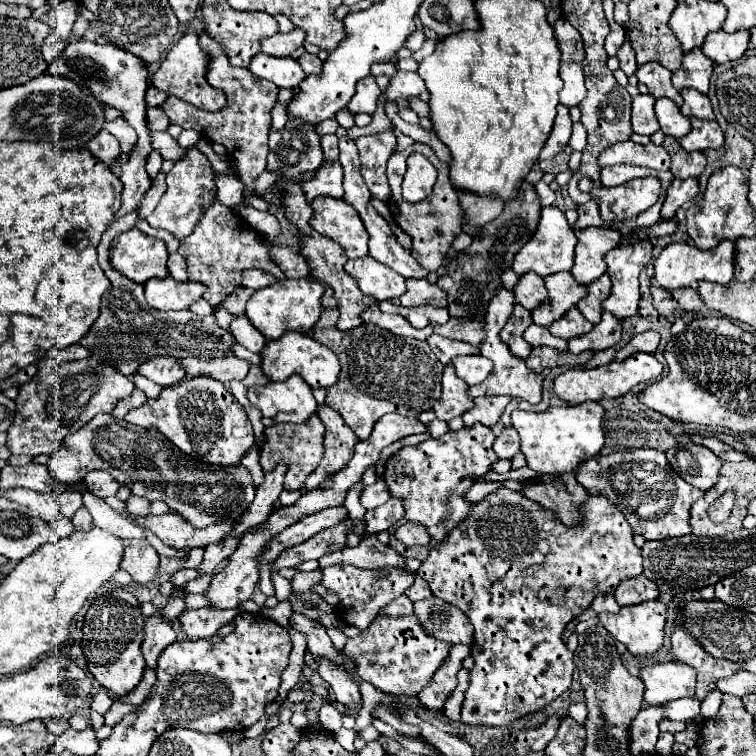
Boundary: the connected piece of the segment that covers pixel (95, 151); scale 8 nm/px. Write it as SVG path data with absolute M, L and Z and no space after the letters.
M106 129L98 131L98 135L92 137L86 147L92 151L92 155L96 155L98 161L104 161L106 165L112 165L112 161L120 155L116 137L112 137L112 133L108 133Z

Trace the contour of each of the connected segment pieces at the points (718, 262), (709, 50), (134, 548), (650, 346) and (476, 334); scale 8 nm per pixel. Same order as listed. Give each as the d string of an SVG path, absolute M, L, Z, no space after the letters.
M722 241L716 249L700 251L698 247L690 243L670 243L662 249L660 257L654 261L654 277L660 283L660 287L674 291L680 287L690 287L696 281L714 281L728 285L734 279L734 243Z
M716 31L706 37L702 51L714 63L730 63L730 61L738 61L746 53L748 43L750 43L748 31L736 31L732 35L724 31Z
M124 541L124 555L120 567L132 575L136 583L148 583L156 577L158 553L148 541Z
M648 331L648 333L640 333L640 335L632 337L632 341L630 341L628 345L624 345L622 349L618 349L616 359L624 361L624 359L628 359L630 355L634 355L634 353L638 353L638 351L654 353L656 347L658 347L658 343L660 343L660 335L658 335L658 333L652 333L652 331Z
M450 319L444 325L434 323L434 333L450 337L450 339L458 339L458 341L466 341L472 345L480 345L480 341L484 339L484 331L482 331L482 321L470 321L470 319Z

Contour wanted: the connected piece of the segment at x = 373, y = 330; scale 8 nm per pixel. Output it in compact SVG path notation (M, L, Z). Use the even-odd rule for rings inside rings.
M324 309L312 337L332 349L340 359L342 371L336 385L326 389L326 403L344 417L360 441L370 437L376 421L386 413L418 417L422 411L432 409L442 393L444 365L426 343L398 337L372 323L340 331L334 327L336 319L338 309Z

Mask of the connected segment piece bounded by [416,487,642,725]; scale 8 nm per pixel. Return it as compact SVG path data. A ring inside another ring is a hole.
M506 487L498 489L496 493L488 495L484 501L476 503L470 511L470 515L456 527L452 529L452 533L448 535L448 541L440 547L440 549L432 549L428 559L422 561L420 569L416 571L432 589L432 593L452 605L456 605L458 609L462 609L470 623L474 625L474 643L472 643L472 657L474 657L474 669L470 671L470 687L466 691L464 703L462 703L462 721L470 723L470 725L512 725L516 719L530 715L532 711L540 711L542 707L546 707L548 703L552 703L556 697L560 697L564 691L568 691L568 687L572 685L572 673L574 673L574 661L572 661L572 651L566 649L562 637L564 627L576 619L584 609L590 607L592 599L598 593L610 593L612 589L616 589L616 585L628 577L638 577L642 575L642 555L640 549L634 545L634 533L632 527L628 525L626 517L610 503L604 501L604 497L592 497L582 505L584 509L584 525L580 529L564 529L564 525L560 525L560 521L556 521L556 513L550 513L548 509L544 509L542 505L530 501L528 497L510 491Z

